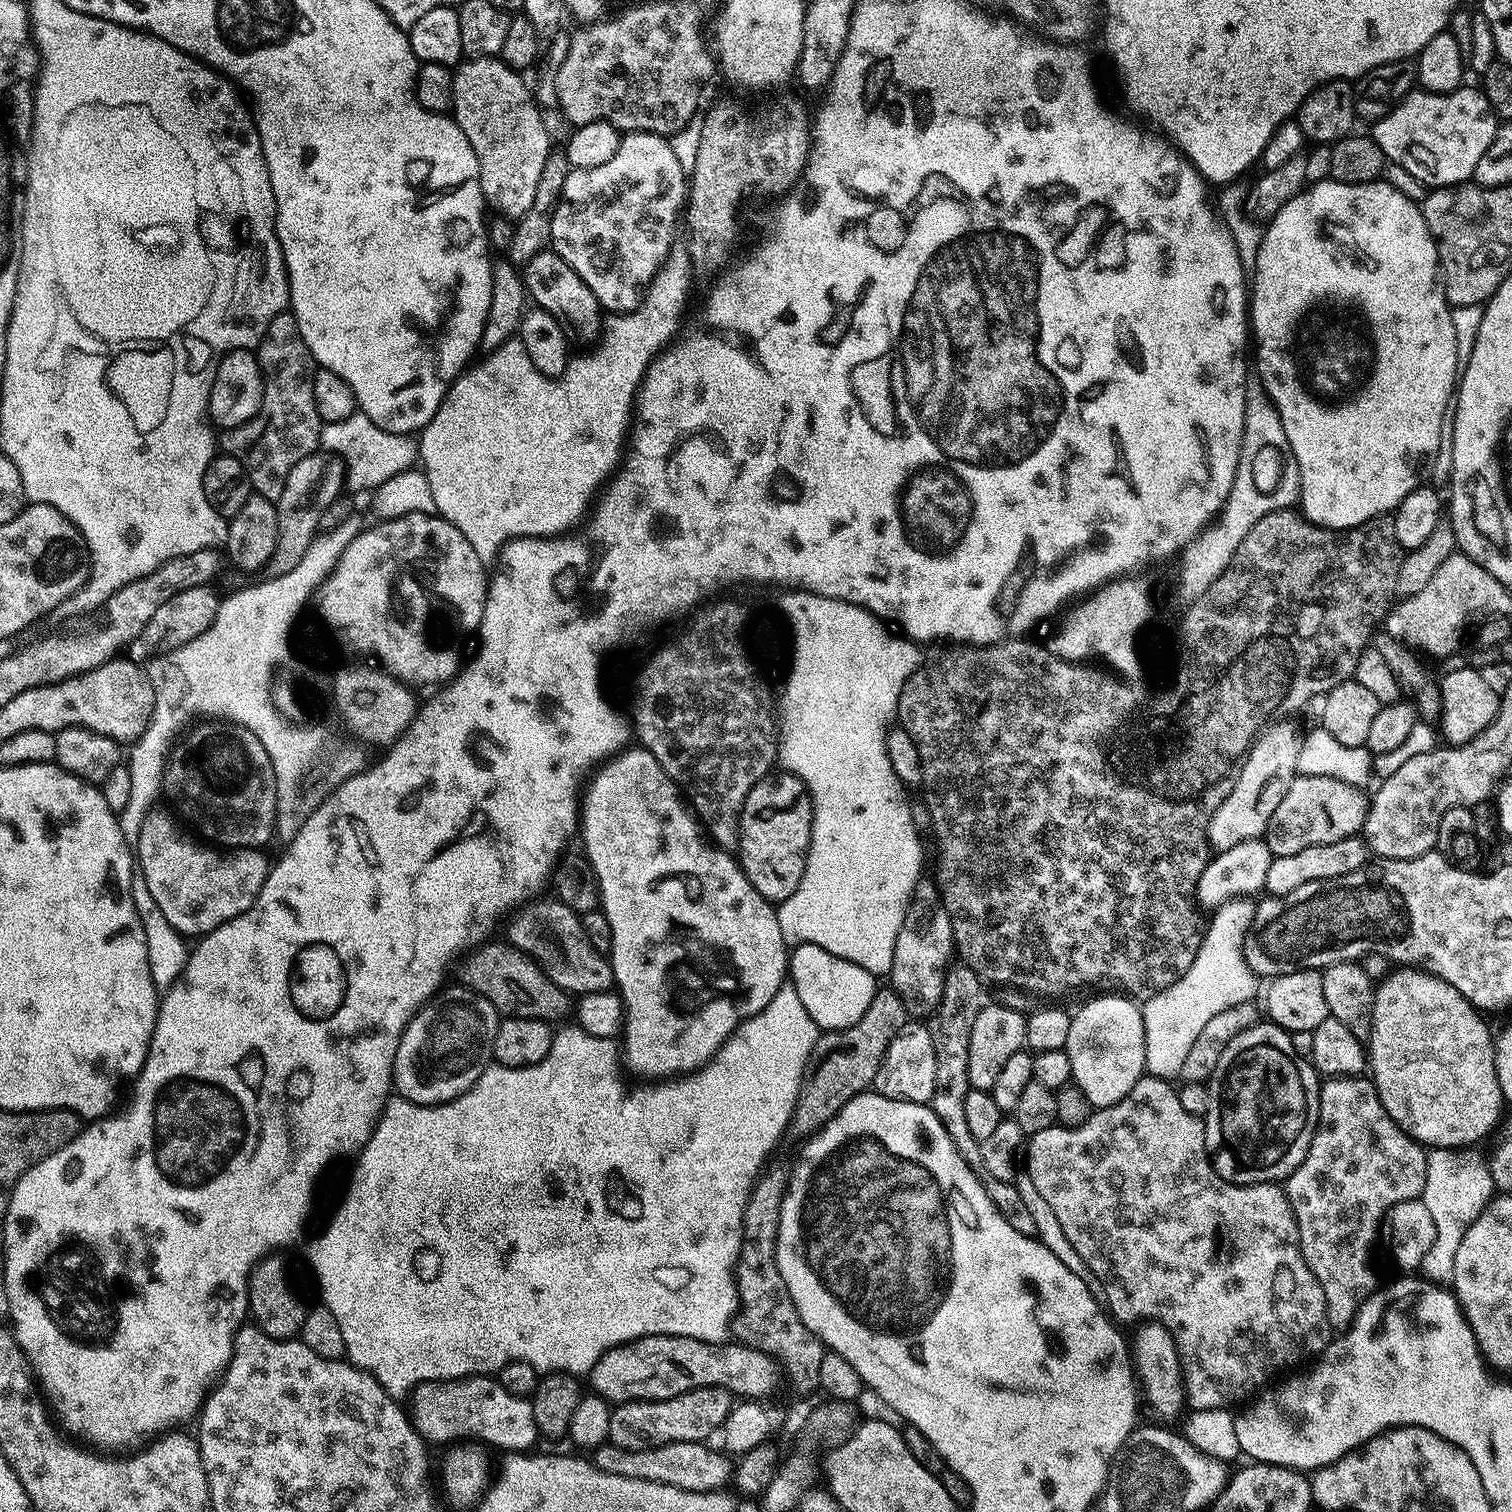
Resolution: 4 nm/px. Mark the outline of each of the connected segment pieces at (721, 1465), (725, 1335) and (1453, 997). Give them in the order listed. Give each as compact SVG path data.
M695 1440L659 1444L657 1448L630 1450L605 1442L591 1453L590 1459L598 1470L606 1474L653 1480L691 1492L714 1492L723 1489L729 1483L734 1464L731 1459L727 1460L729 1457L723 1451L715 1452L714 1449L707 1448L708 1446L707 1443Z
M786 982L780 987L778 994L774 994L774 998L770 998L770 1002L761 1012L754 1014L737 1028L736 1033L716 1052L715 1059L701 1068L699 1072L627 1092L623 1082L620 1081L622 1064L618 1059L617 1041L606 1036L592 1036L589 1032L582 1031L579 1026L571 1027L564 1028L561 1032L559 1029L553 1035L550 1054L546 1054L546 1058L542 1058L542 1062L525 1068L507 1068L504 1064L493 1063L485 1068L484 1073L464 1093L458 1098L447 1100L445 1104L415 1104L405 1100L399 1094L393 1095L384 1105L384 1112L380 1115L376 1129L373 1130L370 1138L355 1157L356 1165L352 1168L352 1177L348 1180L348 1193L345 1194L344 1201L337 1206L332 1221L308 1244L308 1264L312 1267L313 1274L316 1275L317 1286L320 1287L321 1298L319 1299L334 1314L335 1321L338 1322L338 1328L342 1332L342 1339L345 1343L347 1359L363 1372L372 1375L393 1398L407 1397L420 1384L429 1384L432 1381L443 1382L458 1380L462 1376L496 1374L499 1373L502 1366L506 1366L512 1360L530 1362L530 1366L534 1366L537 1373L540 1374L566 1372L570 1376L580 1378L591 1372L594 1362L598 1362L598 1358L602 1358L602 1354L606 1350L643 1336L681 1336L682 1338L698 1338L702 1342L711 1344L722 1344L729 1339L730 1333L733 1331L734 1321L741 1305L740 1291L736 1288L736 1264L744 1245L746 1206L752 1197L756 1181L765 1171L764 1163L767 1162L768 1155L775 1150L776 1143L780 1139L785 1139L788 1125L796 1112L796 1104L800 1101L800 1091L804 1087L806 1073L810 1068L812 1051L822 1035L821 1029L817 1028L814 1018L810 1018L810 1014L806 1014L806 1006L802 1006L802 998L798 998L798 990L794 990L792 983Z
M1404 966L1393 971L1383 981L1375 985L1374 991L1376 997L1372 1003L1372 1032L1366 1041L1366 1060L1370 1065L1370 1072L1372 1068L1370 1079L1376 1085L1378 1098L1386 1112L1390 1114L1390 1118L1394 1118L1396 1125L1406 1135L1428 1148L1459 1148L1464 1150L1469 1146L1476 1146L1479 1140L1486 1139L1495 1130L1500 1115L1506 1110L1506 1103L1502 1086L1499 1085L1498 1071L1495 1069L1494 1032L1488 1029L1487 1024L1480 1017L1483 1015L1464 995L1458 990L1454 990L1454 986L1450 986L1450 982L1446 982L1441 976L1433 976L1430 972L1411 966Z

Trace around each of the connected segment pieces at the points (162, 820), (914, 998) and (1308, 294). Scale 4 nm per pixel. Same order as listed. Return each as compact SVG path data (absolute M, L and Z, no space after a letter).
M153 810L142 822L138 842L134 845L135 863L154 902L158 902L158 910L166 914L166 922L170 922L170 926L174 926L174 930L185 938L202 937L213 932L218 926L230 922L230 918L238 918L238 914L250 910L266 882L270 867L270 860L263 856L265 853L255 848L217 850L215 847L200 844L187 840L166 813Z
M920 878L912 888L908 909L902 918L898 938L894 942L894 962L890 973L892 991L901 996L908 1006L934 1004L940 999L944 971L946 965L953 959L951 956L954 956L952 920L944 909L940 889L935 879Z
M1324 178L1320 188L1305 187L1299 196L1290 198L1286 206L1270 222L1270 226L1265 227L1262 232L1262 243L1258 250L1256 266L1251 273L1250 280L1256 283L1256 292L1250 296L1250 320L1254 327L1251 329L1250 336L1254 341L1254 352L1256 348L1256 364L1254 360L1254 372L1260 375L1259 387L1265 396L1268 397L1271 405L1275 408L1278 418L1282 420L1282 430L1286 430L1286 442L1290 442L1290 450L1294 450L1294 458L1298 462L1298 474L1300 475L1300 493L1298 495L1298 508L1302 516L1309 524L1317 524L1319 528L1329 528L1331 526L1355 526L1366 522L1374 516L1385 515L1386 510L1394 510L1406 498L1406 494L1413 492L1415 488L1421 487L1421 480L1416 479L1416 468L1425 467L1426 456L1424 452L1431 453L1434 445L1440 441L1440 422L1442 414L1440 412L1449 411L1450 392L1448 388L1455 389L1458 384L1458 365L1456 362L1456 343L1454 342L1454 326L1450 322L1450 305L1447 300L1442 298L1442 284L1438 279L1438 265L1440 259L1434 251L1432 235L1430 230L1424 226L1423 211L1418 210L1415 203L1410 202L1406 197L1401 196L1398 190L1387 186L1346 186L1342 182L1331 178Z

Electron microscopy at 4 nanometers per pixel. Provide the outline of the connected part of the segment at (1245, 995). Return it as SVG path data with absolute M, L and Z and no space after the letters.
M1241 898L1223 904L1211 913L1208 929L1203 929L1200 944L1194 954L1194 962L1178 982L1166 990L1143 1001L1144 1033L1146 1034L1147 1075L1171 1081L1179 1077L1182 1062L1189 1054L1198 1034L1205 1029L1206 1022L1224 1010L1239 1004L1255 1001L1258 978L1246 966L1242 953L1244 931L1252 921L1256 904L1251 899Z

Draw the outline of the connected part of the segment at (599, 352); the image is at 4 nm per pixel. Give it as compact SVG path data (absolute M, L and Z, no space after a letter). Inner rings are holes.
M612 314L607 317L606 327L595 345L596 353L593 356L580 356L577 360L575 357L571 361L570 370L565 370L559 378L541 375L534 366L534 362L530 362L519 338L513 338L502 342L497 349L487 353L483 357L485 360L477 368L469 367L453 380L452 385L448 387L448 393L444 396L444 401L438 406L434 418L430 418L430 422L419 433L418 460L421 465L424 463L422 471L430 484L431 493L434 494L434 506L437 513L445 520L449 520L460 531L462 538L466 538L466 542L470 542L470 546L474 546L474 554L478 554L480 560L495 561L499 557L501 549L509 541L521 538L559 537L561 534L567 533L564 531L571 524L579 522L580 515L584 511L586 511L585 513L589 511L594 497L601 491L605 481L613 475L613 471L608 468L608 448L616 448L616 432L620 432L620 428L629 428L624 424L624 412L634 412L634 406L629 404L628 396L634 400L638 396L638 392L633 390L632 384L640 387L641 383L636 381L636 376L644 379L640 368L647 372L648 367L644 365L644 360L652 364L652 361L648 359L648 352L652 352L652 348L656 348L656 344L660 344L660 340L664 340L664 332L677 335L672 324L620 324L620 320ZM608 400L620 400L620 428L616 428L616 412L612 412L612 408L608 408Z

